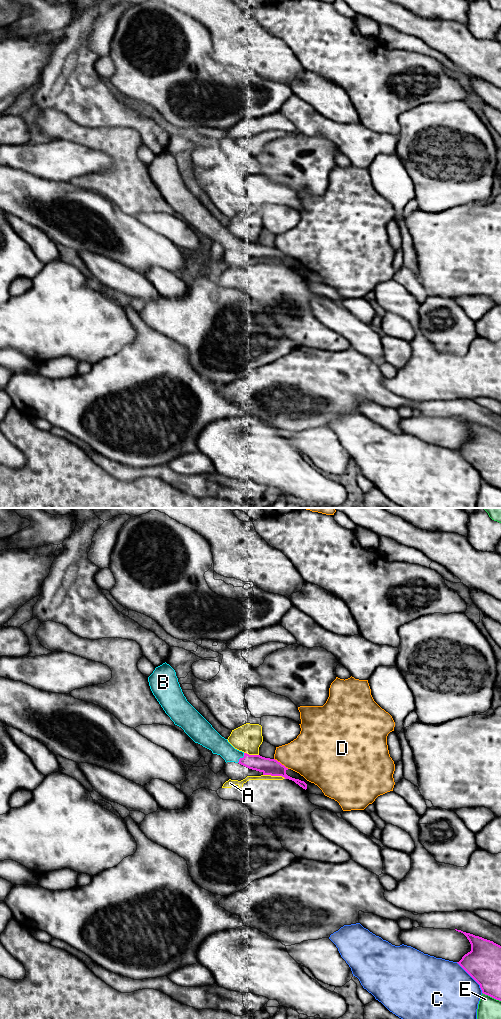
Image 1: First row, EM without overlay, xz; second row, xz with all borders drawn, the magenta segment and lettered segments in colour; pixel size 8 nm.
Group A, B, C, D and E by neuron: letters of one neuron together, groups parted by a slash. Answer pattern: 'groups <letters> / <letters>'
groups A / B / C / D / E

